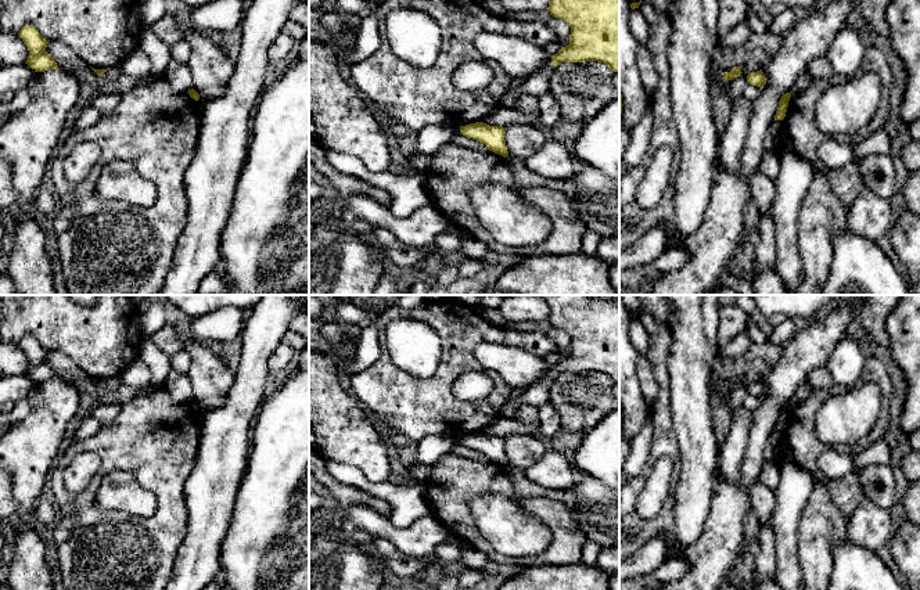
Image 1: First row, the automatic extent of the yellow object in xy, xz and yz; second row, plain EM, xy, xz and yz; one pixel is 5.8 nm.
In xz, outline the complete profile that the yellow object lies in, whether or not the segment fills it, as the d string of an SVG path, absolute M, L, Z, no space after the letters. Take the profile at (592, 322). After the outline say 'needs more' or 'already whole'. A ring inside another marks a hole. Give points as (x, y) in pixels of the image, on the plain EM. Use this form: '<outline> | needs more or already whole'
M536 295L547 302L547 321L564 330L569 338L569 355L551 367L553 377L561 373L603 373L619 384L619 295Z | already whole

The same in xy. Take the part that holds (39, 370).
M25 335L18 345L29 361L29 367L25 374L36 382L60 379L53 367L46 361L50 350L46 350L33 335Z | already whole

